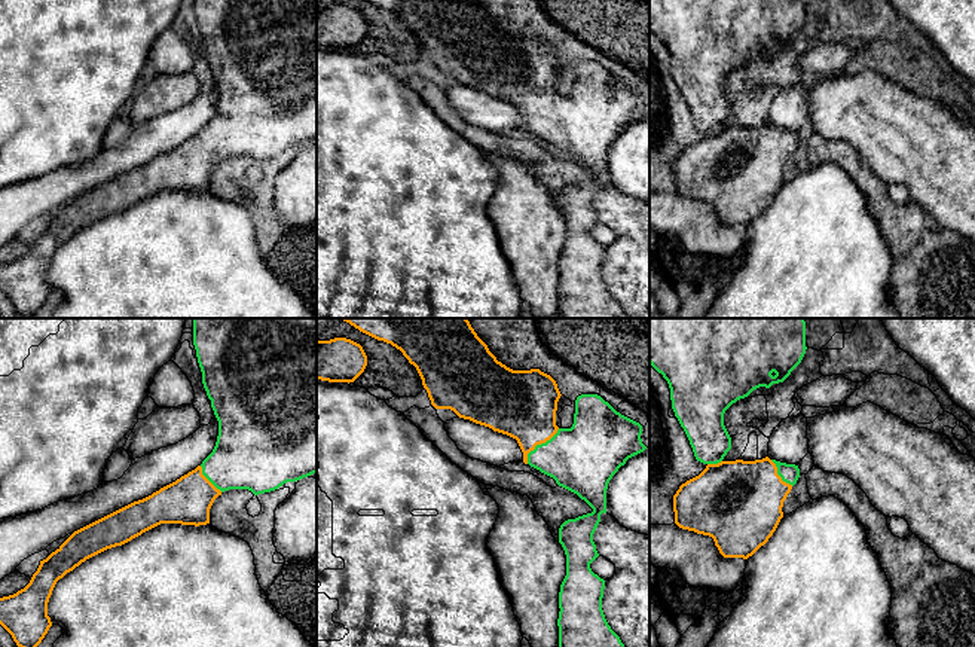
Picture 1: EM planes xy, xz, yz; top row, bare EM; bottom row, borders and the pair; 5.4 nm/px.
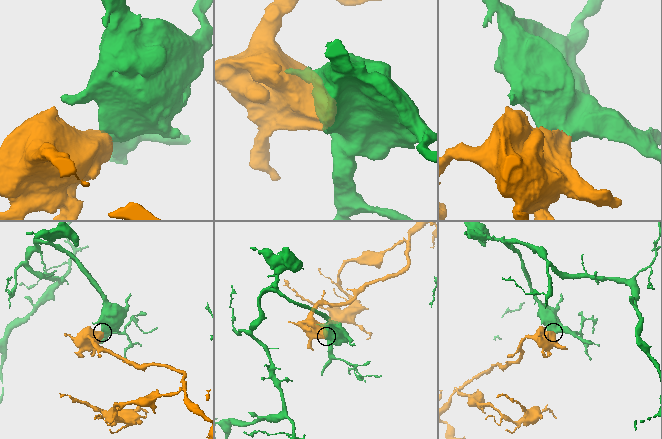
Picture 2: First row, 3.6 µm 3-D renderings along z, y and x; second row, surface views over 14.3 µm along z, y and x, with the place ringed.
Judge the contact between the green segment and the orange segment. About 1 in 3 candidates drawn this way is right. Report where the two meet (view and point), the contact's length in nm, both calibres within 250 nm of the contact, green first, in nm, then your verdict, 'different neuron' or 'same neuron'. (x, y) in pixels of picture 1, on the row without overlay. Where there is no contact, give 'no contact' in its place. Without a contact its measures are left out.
xz (538, 112) | 260 nm | 360/360 nm | same neuron

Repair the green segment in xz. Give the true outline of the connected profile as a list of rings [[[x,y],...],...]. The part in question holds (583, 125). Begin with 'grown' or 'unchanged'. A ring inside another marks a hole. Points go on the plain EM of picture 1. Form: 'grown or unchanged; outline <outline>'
grown; outline [[[366,0],[378,7],[391,10],[413,31],[435,76],[450,76],[459,85],[492,95],[517,107],[523,129],[553,144],[556,150],[584,167],[592,180],[565,187],[559,195],[559,210],[566,222],[566,242],[559,259],[559,318],[629,318],[620,303],[608,292],[602,265],[605,247],[595,241],[590,231],[599,223],[593,201],[606,180],[606,156],[612,143],[626,128],[647,116],[642,110],[642,92],[620,79],[597,61],[581,61],[575,67],[574,91],[571,95],[556,92],[560,58],[556,48],[540,36],[513,37],[496,27],[477,0]]]

